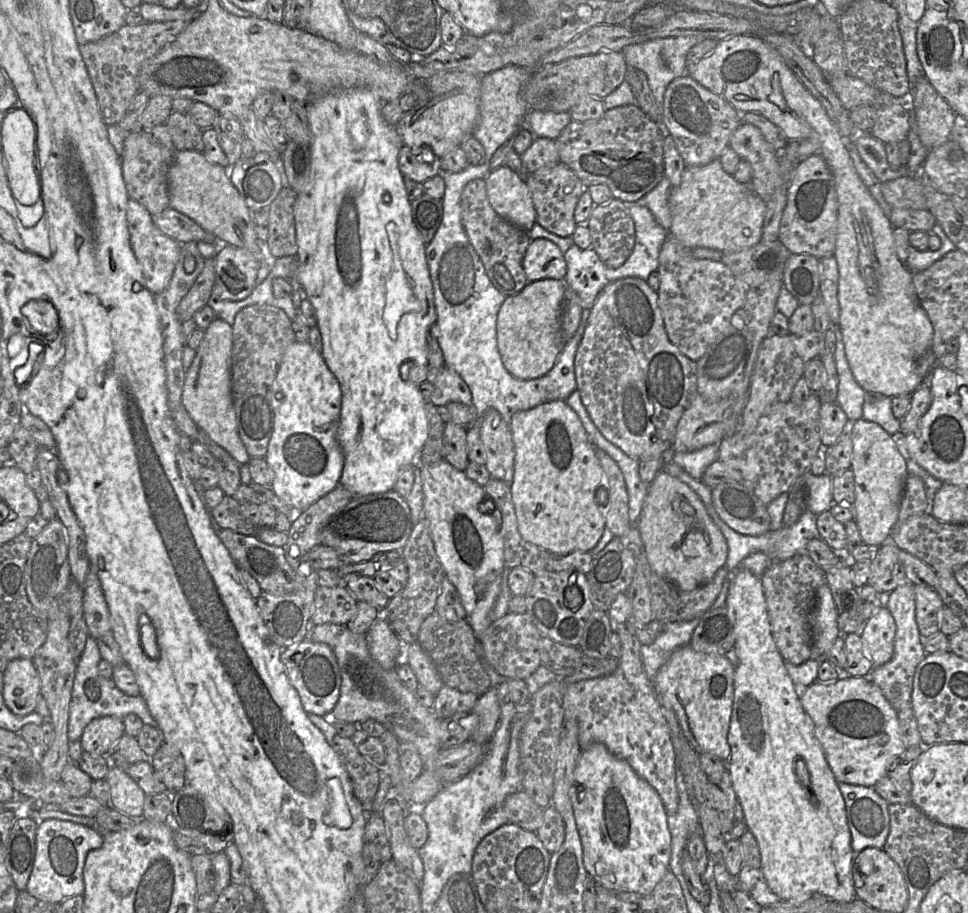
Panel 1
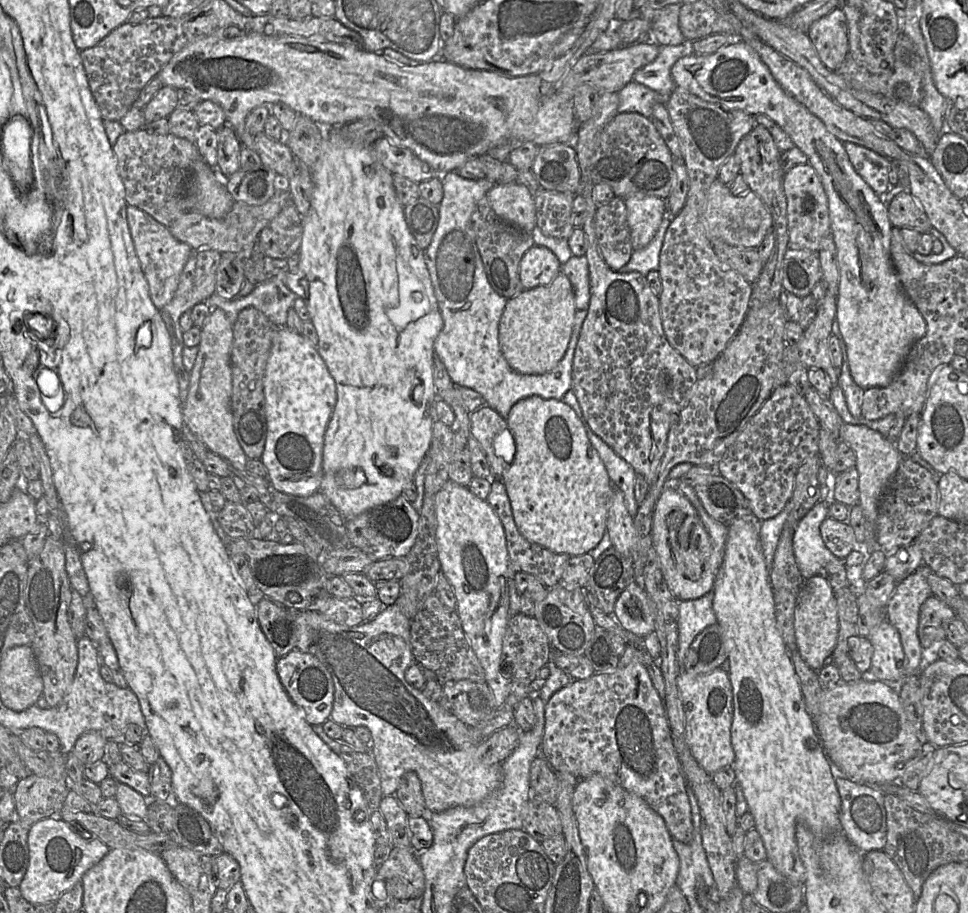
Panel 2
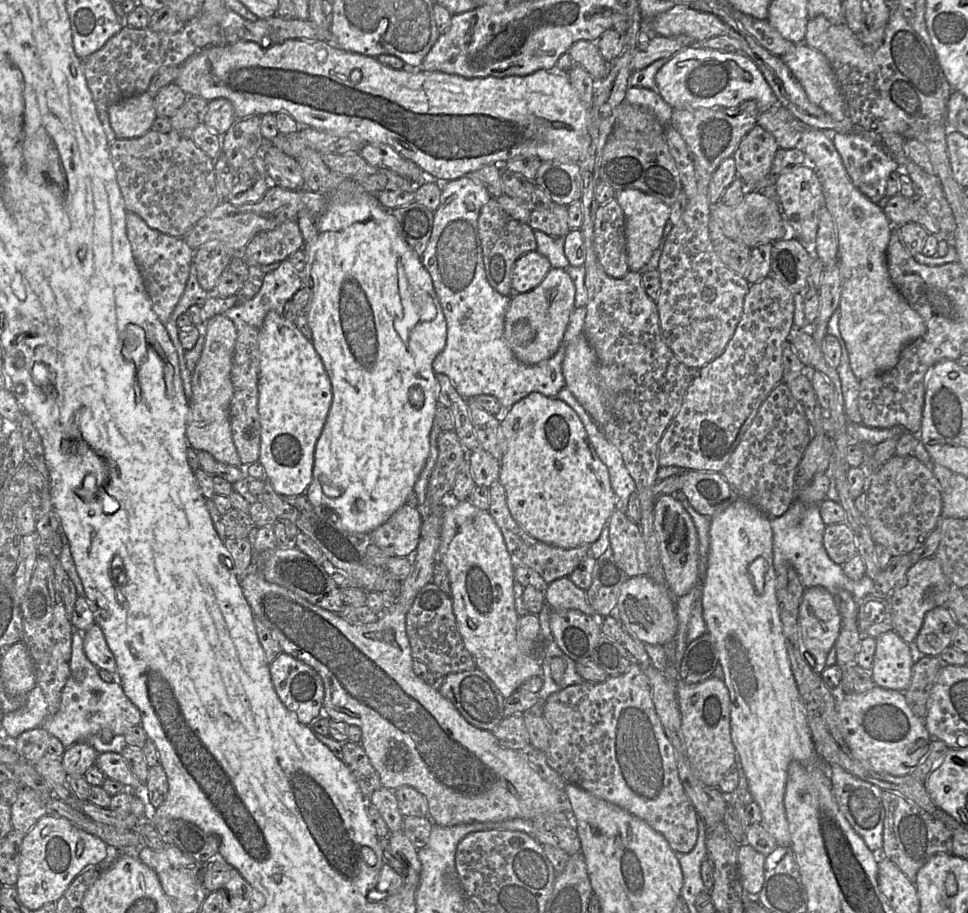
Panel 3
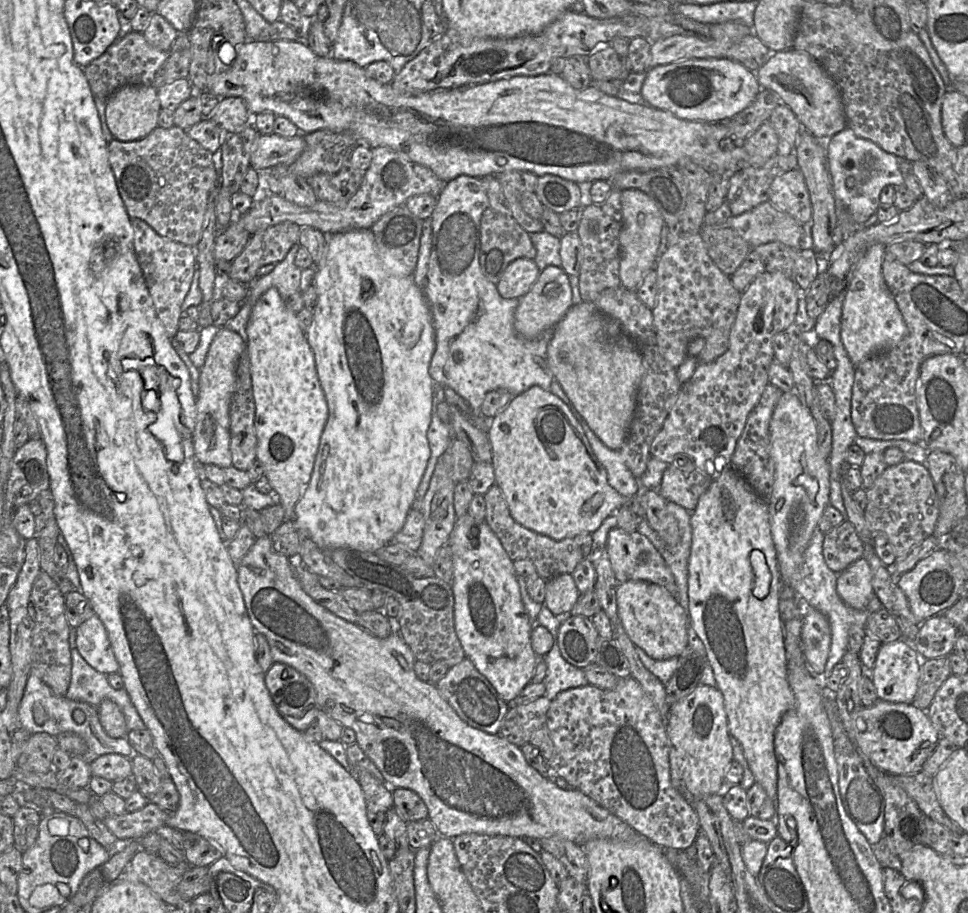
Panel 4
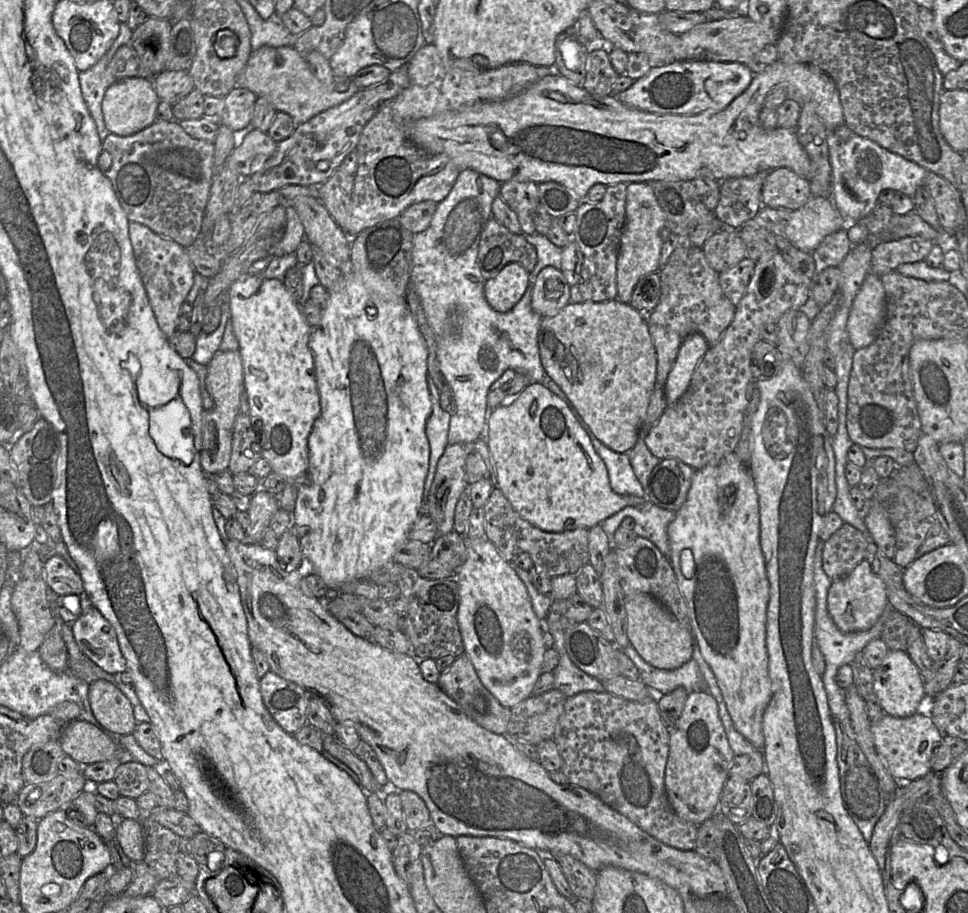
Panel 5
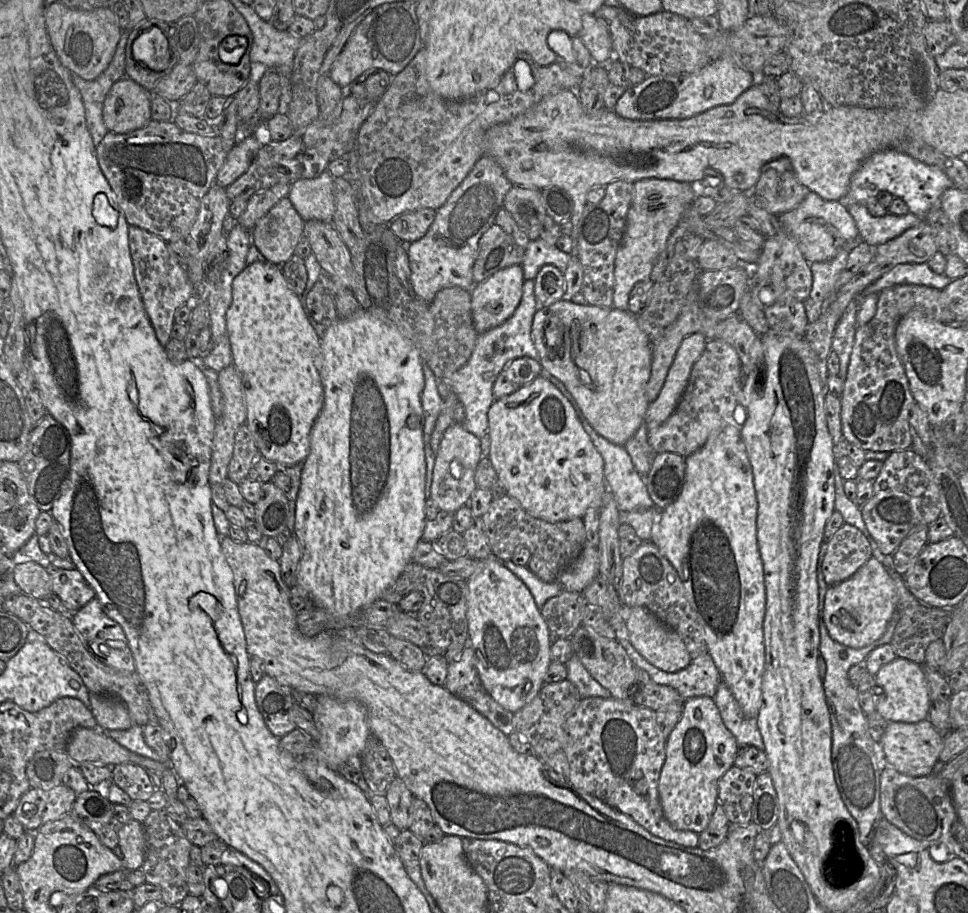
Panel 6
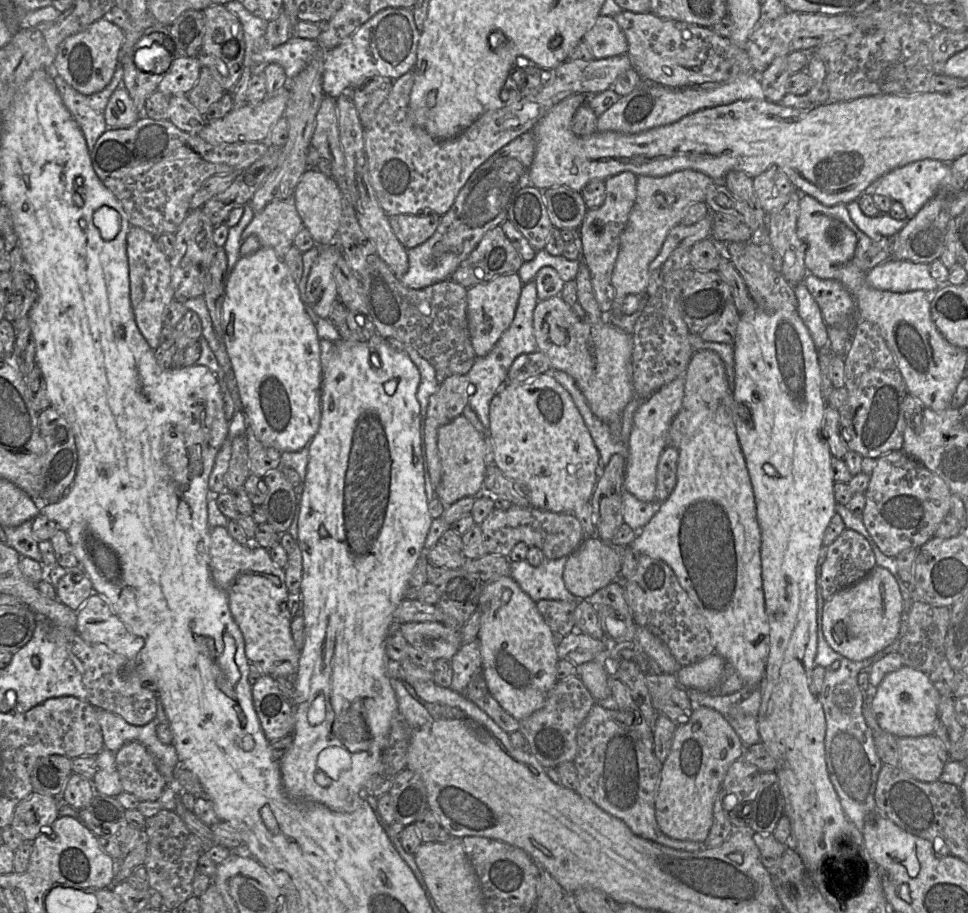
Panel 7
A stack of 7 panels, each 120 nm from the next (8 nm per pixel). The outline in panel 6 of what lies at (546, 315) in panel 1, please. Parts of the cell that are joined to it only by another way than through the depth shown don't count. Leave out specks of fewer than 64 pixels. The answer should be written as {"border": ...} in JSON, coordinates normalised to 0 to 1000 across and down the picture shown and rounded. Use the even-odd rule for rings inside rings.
{"border":[[[561,290],[552,306],[552,324],[557,336],[568,335],[582,327],[584,307],[571,290]]]}

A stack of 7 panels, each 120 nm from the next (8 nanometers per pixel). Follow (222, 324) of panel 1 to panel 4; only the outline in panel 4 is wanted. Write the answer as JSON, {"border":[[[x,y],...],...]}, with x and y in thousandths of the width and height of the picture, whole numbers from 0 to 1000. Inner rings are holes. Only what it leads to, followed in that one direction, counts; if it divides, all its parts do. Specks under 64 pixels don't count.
{"border":[[[231,358],[220,371],[211,401],[207,404],[206,432],[202,437],[204,464],[199,472],[202,503],[210,509],[236,513],[240,509],[238,493],[238,447],[244,422],[244,403],[254,382],[249,368]]]}

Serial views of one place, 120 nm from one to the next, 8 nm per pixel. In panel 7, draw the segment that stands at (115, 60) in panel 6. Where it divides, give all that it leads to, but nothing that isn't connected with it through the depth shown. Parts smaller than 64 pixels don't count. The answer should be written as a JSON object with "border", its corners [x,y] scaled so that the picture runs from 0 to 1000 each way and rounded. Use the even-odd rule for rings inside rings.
{"border":[[[124,66],[113,92],[95,104],[84,103],[59,80],[54,80],[54,84],[65,114],[84,141],[94,168],[99,154],[112,141],[107,129],[112,110],[120,96],[127,93],[127,73]]]}

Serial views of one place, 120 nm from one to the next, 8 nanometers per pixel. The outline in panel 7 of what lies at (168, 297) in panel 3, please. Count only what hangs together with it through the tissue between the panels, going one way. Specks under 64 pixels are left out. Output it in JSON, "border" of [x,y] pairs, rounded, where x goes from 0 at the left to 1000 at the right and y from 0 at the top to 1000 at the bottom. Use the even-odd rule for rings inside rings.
{"border":[[[134,248],[130,262],[133,295],[134,330],[139,353],[153,377],[161,383],[169,359],[168,343],[180,330],[177,312],[176,284],[163,272],[160,260],[152,253]]]}

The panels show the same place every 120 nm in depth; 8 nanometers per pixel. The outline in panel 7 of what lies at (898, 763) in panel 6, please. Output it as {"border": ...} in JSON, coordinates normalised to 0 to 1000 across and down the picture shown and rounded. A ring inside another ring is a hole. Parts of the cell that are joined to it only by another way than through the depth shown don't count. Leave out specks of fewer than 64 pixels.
{"border":[[[966,804],[928,807],[929,840],[952,857],[968,855],[981,831],[974,812]]]}

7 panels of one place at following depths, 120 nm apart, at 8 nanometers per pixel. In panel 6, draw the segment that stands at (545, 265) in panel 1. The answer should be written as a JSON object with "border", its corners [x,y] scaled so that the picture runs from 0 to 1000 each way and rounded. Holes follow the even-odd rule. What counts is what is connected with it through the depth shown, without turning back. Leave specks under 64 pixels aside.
{"border":[[[529,290],[490,312],[486,320],[487,344],[494,367],[517,357],[530,345],[541,308],[538,290]]]}

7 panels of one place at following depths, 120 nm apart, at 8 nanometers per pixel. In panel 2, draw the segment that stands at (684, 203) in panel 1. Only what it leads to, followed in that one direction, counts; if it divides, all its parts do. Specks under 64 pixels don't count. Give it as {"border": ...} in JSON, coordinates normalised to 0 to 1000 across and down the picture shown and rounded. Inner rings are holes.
{"border":[[[742,195],[737,198],[731,209],[726,245],[733,263],[742,262],[755,269],[771,273],[782,273],[799,246],[793,228],[782,212],[774,207],[764,215],[758,215],[753,204]]]}

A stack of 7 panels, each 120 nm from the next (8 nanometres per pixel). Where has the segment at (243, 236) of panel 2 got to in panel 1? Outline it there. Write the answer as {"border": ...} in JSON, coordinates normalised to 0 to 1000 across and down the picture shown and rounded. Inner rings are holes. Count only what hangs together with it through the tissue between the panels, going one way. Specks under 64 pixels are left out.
{"border":[[[174,227],[156,237],[159,245],[166,254],[186,267],[195,264],[225,265],[219,256],[212,253],[201,242],[179,228]]]}

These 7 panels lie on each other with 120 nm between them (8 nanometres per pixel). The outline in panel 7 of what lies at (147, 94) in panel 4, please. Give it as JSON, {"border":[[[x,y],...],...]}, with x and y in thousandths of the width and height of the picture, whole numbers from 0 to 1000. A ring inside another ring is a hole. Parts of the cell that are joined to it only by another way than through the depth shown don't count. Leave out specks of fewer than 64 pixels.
{"border":[[[128,93],[122,94],[114,105],[107,129],[112,141],[128,141],[144,130],[144,124]]]}

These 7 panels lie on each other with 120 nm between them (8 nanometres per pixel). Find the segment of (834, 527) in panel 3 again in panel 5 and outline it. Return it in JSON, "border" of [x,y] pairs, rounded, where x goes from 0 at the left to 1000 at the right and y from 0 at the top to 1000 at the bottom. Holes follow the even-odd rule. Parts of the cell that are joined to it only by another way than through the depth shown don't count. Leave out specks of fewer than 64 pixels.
{"border":[[[876,573],[851,594],[850,624],[861,636],[876,630],[895,610],[895,589]]]}

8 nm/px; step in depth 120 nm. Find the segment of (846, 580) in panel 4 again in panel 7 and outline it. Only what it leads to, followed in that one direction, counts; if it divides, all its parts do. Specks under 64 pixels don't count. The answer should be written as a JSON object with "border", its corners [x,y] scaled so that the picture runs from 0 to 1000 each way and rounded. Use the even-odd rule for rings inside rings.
{"border":[[[905,619],[885,639],[864,648],[852,657],[849,690],[856,708],[880,723],[890,724],[903,719],[926,700],[933,668],[933,656],[927,635],[920,627]]]}

